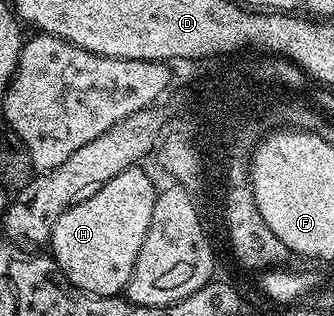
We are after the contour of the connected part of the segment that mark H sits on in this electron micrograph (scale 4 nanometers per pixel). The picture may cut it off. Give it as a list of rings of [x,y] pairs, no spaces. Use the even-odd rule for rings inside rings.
[[[136,165],[117,173],[89,201],[81,201],[81,205],[73,205],[73,209],[61,213],[51,234],[49,254],[77,289],[91,295],[116,297],[126,292],[137,265],[137,253],[141,253],[141,241],[149,233],[157,194],[157,186],[143,169]]]

